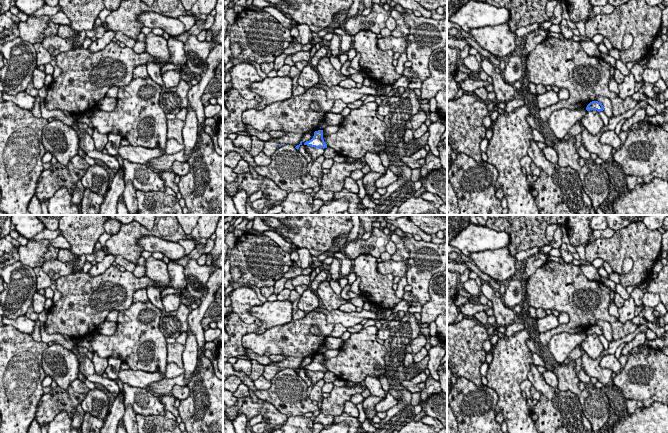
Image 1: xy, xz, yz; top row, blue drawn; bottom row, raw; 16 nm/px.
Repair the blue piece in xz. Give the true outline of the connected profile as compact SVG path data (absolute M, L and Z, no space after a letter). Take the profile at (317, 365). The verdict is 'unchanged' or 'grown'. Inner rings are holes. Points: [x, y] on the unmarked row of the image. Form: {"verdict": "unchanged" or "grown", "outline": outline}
{"verdict": "unchanged", "outline": "M323 354L315 355L313 362L309 365L306 365L304 369L315 372L327 372L327 368L324 366L323 363Z"}

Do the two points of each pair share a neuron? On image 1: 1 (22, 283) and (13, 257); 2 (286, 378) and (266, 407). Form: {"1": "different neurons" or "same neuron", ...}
{"1": "different neurons", "2": "different neurons"}

